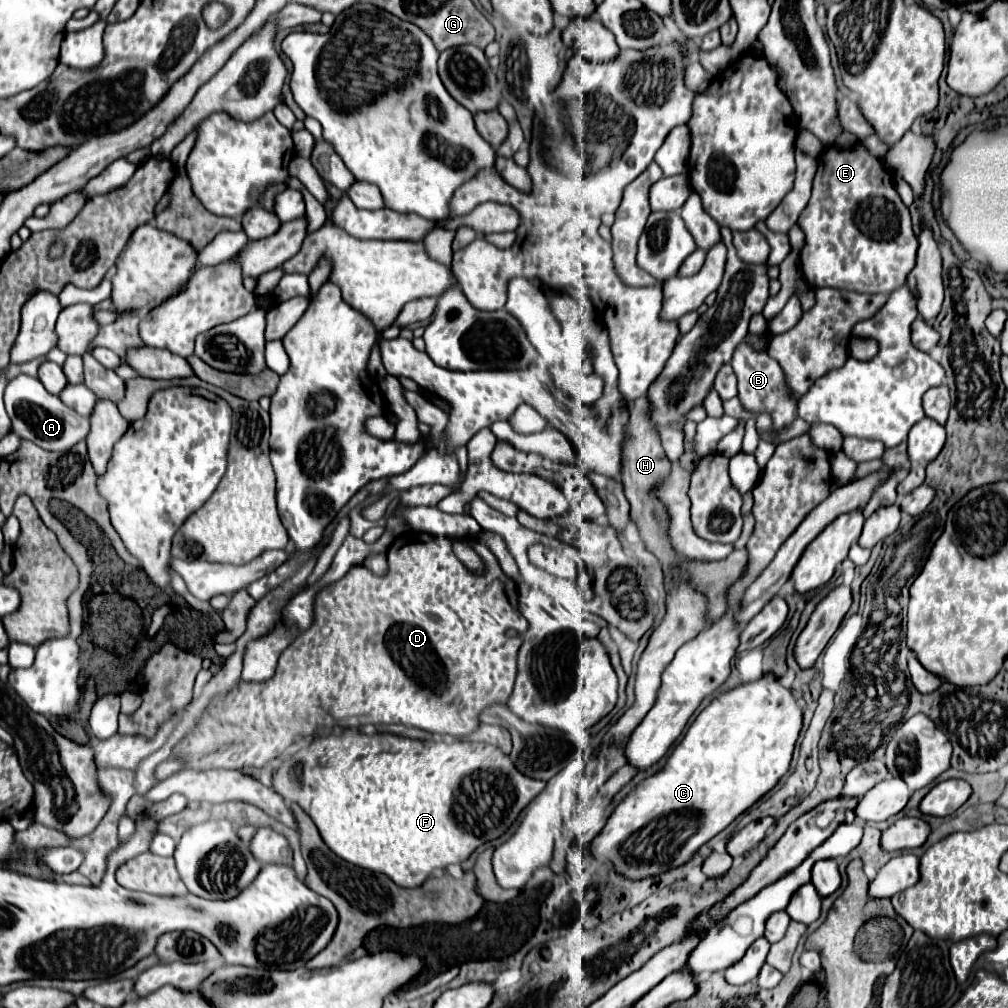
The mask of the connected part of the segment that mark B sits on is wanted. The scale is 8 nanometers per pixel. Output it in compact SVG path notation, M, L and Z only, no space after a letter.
M741 343L731 359L731 367L737 375L737 397L741 401L741 407L751 413L769 413L775 429L789 427L797 417L797 397L787 385L785 373L781 371L781 365L769 357L767 353L757 353L747 343Z

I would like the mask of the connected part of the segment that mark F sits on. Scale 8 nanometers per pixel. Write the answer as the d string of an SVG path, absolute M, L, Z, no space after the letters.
M343 729L341 735L329 733L323 737L315 737L309 747L305 747L303 751L297 751L289 757L285 757L279 767L273 771L273 791L277 791L285 801L295 801L299 803L299 807L313 819L313 823L317 825L323 841L327 843L327 847L339 855L341 859L363 867L363 869L371 869L375 873L385 873L389 875L397 885L401 887L419 887L427 875L431 875L431 871L435 869L445 869L451 863L459 863L465 861L479 845L493 841L497 837L501 837L509 825L517 819L517 815L521 813L521 809L535 799L541 791L545 789L543 781L537 779L529 779L525 775L521 775L511 759L501 753L497 747L487 745L487 743L475 743L475 741L453 741L453 743L443 743L443 741L419 741L419 739L409 739L409 737L399 737L393 733L375 733L375 735L365 735L359 729Z

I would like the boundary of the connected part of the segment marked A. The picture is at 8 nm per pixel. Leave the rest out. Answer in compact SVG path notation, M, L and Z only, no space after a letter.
M17 375L7 383L5 407L11 417L13 431L47 451L67 451L77 441L83 441L89 433L87 417L77 415L73 409L65 407L57 395L49 393L39 379L29 375Z

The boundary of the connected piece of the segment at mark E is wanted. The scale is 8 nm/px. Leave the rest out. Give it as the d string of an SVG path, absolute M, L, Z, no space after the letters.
M861 143L841 151L837 147L829 147L821 153L813 181L813 195L799 217L799 225L805 231L805 247L799 257L801 273L813 289L833 287L855 293L891 293L905 283L909 269L913 269L917 237L911 227L909 209L897 195L891 175Z

